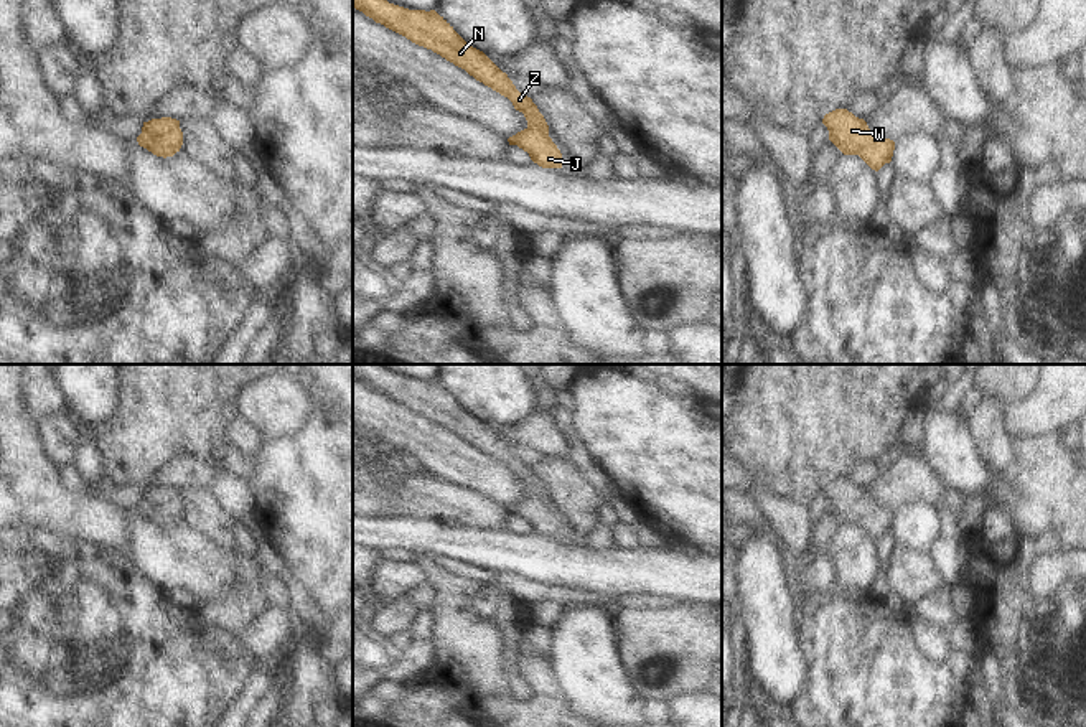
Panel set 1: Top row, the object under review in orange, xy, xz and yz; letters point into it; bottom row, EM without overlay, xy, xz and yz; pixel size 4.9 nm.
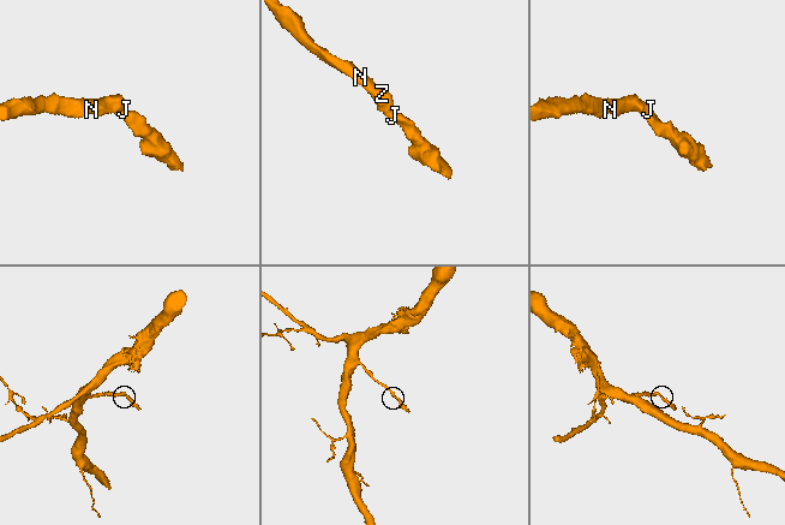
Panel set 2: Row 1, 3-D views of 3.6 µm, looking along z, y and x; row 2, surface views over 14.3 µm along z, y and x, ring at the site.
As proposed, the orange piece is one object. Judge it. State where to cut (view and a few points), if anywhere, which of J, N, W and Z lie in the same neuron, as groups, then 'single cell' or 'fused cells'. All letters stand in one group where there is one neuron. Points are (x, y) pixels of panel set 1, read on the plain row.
no cut; J N W Z; single cell

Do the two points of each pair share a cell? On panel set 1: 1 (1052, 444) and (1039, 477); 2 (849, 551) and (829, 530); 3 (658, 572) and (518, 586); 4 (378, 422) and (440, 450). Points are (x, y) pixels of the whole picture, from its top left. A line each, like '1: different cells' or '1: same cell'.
1: same cell
2: different cells
3: different cells
4: same cell

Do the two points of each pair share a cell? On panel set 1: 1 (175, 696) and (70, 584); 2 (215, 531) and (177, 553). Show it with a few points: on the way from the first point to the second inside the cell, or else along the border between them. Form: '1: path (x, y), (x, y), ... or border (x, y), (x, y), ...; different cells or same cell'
1: path (165, 658), (160, 635), (107, 582); same cell
2: border (178, 521), (205, 534), (231, 556); different cells

